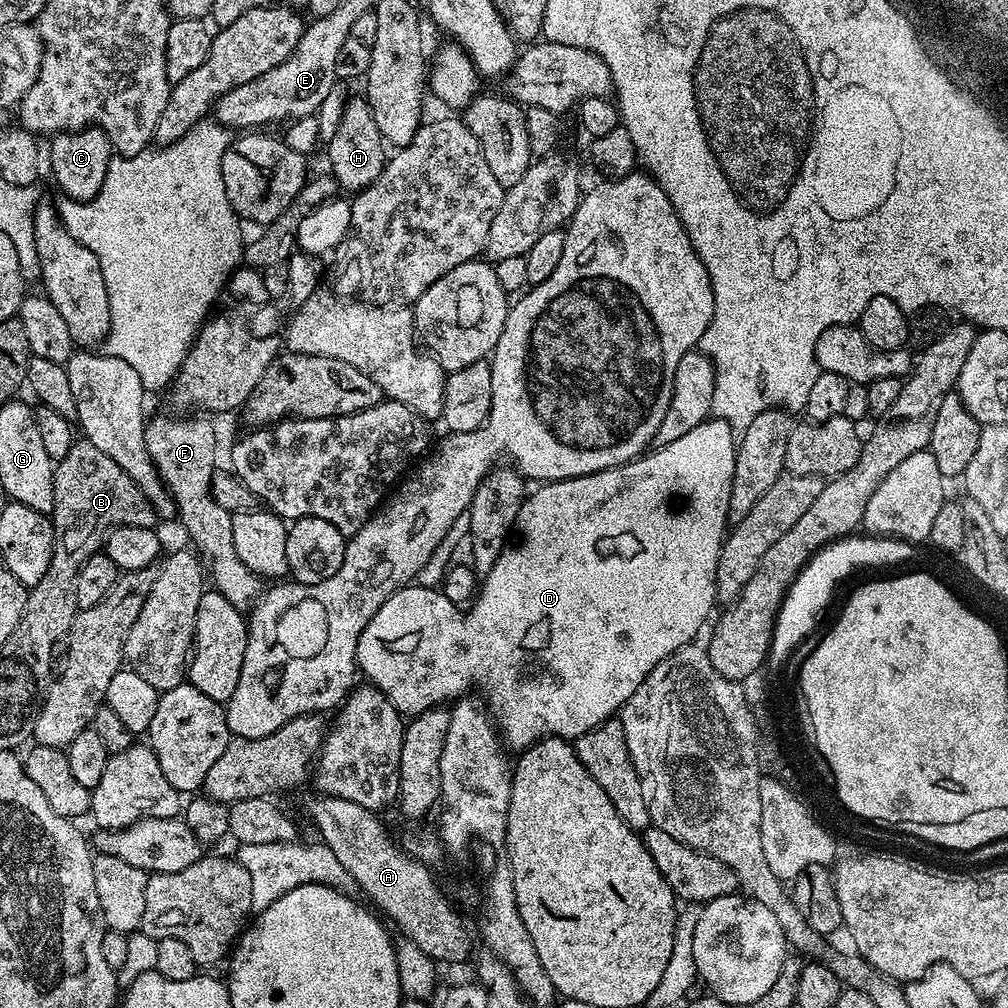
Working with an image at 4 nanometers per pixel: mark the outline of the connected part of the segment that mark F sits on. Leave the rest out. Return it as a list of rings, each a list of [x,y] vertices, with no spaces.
[[[156,416],[153,420],[151,417],[145,423],[146,450],[154,462],[157,474],[162,478],[164,485],[168,487],[168,493],[172,495],[172,500],[176,503],[178,521],[180,520],[181,526],[188,531],[189,538],[196,543],[194,545],[195,551],[206,569],[206,576],[211,587],[222,593],[226,598],[230,598],[230,602],[234,602],[236,608],[247,609],[255,604],[262,595],[262,587],[260,588],[262,577],[254,574],[254,570],[250,570],[246,566],[246,562],[242,562],[242,558],[238,558],[238,550],[234,550],[234,534],[232,531],[224,532],[224,544],[222,541],[216,540],[218,509],[212,502],[212,475],[218,470],[218,464],[216,464],[216,432],[212,429],[211,422],[208,421],[211,419],[196,418],[200,420],[188,420],[192,418],[176,416]]]

